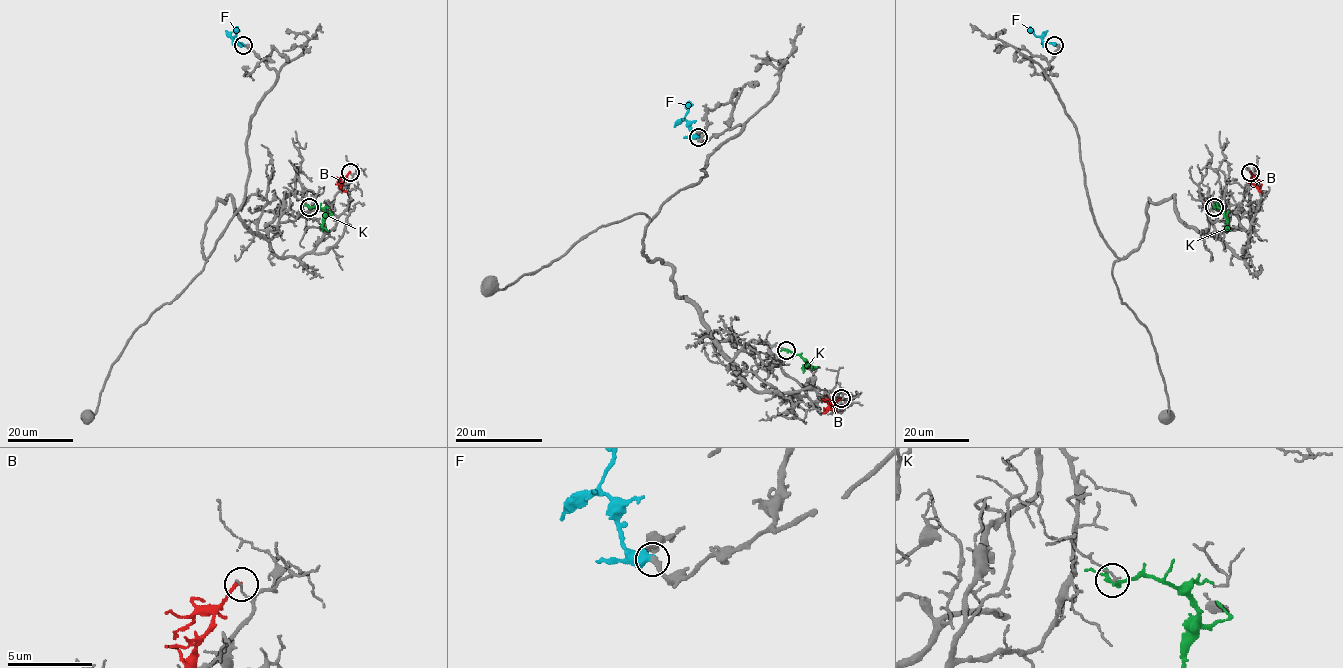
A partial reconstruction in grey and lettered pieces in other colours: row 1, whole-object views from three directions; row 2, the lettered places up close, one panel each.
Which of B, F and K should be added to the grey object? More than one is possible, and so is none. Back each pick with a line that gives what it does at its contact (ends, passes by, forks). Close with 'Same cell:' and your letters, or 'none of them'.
F: It ends there
Same cell: F

